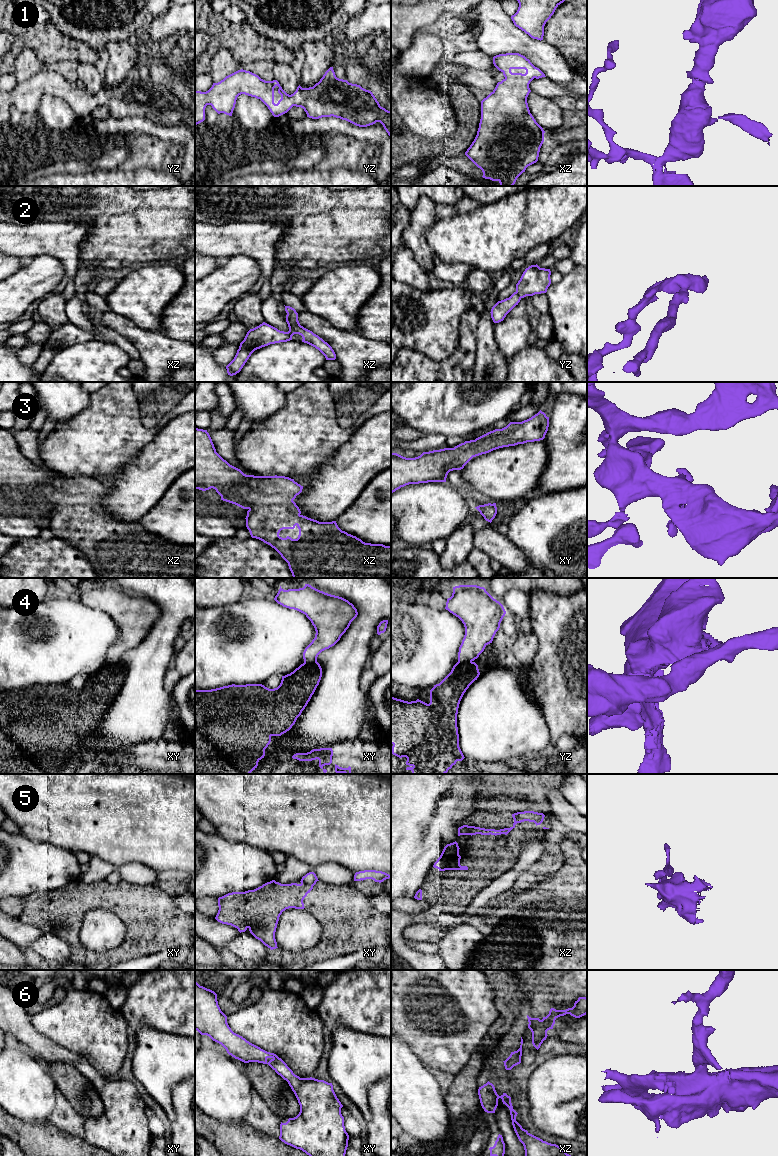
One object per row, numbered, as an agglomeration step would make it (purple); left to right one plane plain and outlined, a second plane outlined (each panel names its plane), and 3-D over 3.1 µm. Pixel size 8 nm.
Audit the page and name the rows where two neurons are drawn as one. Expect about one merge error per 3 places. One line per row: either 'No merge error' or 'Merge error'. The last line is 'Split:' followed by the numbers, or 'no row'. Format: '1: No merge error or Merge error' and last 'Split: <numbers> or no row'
1: No merge error
2: No merge error
3: No merge error
4: Merge error
5: Merge error
6: No merge error
Split: 4, 5

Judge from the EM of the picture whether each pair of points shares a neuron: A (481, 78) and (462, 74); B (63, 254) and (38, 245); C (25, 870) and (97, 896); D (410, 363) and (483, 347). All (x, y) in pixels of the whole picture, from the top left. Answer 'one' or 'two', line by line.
A: one
B: one
C: two
D: two

